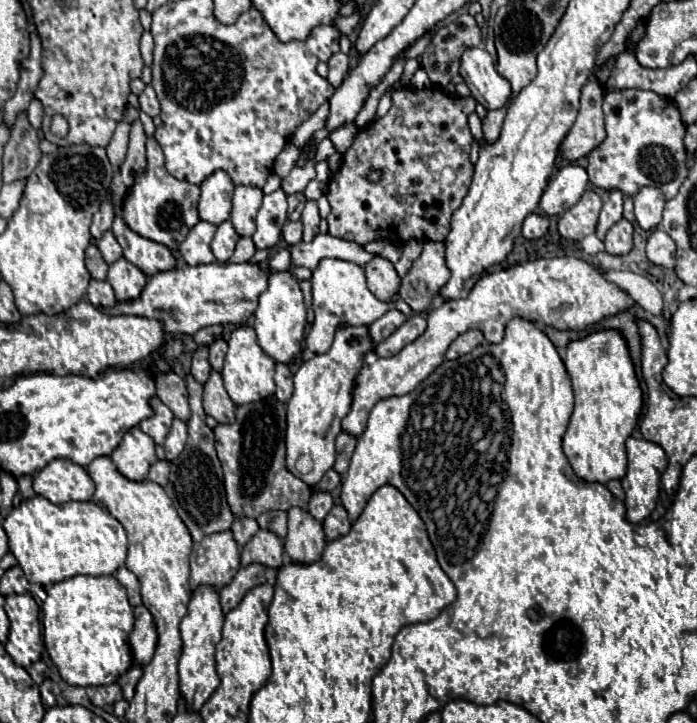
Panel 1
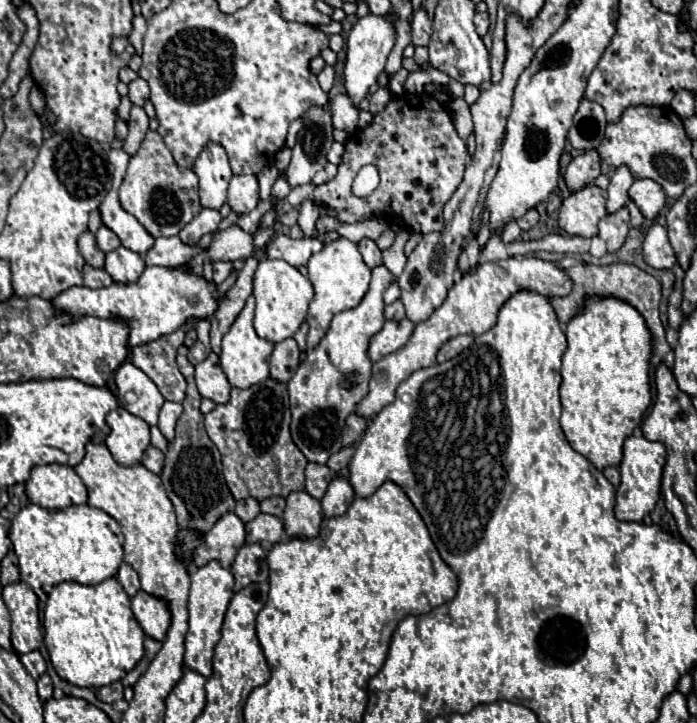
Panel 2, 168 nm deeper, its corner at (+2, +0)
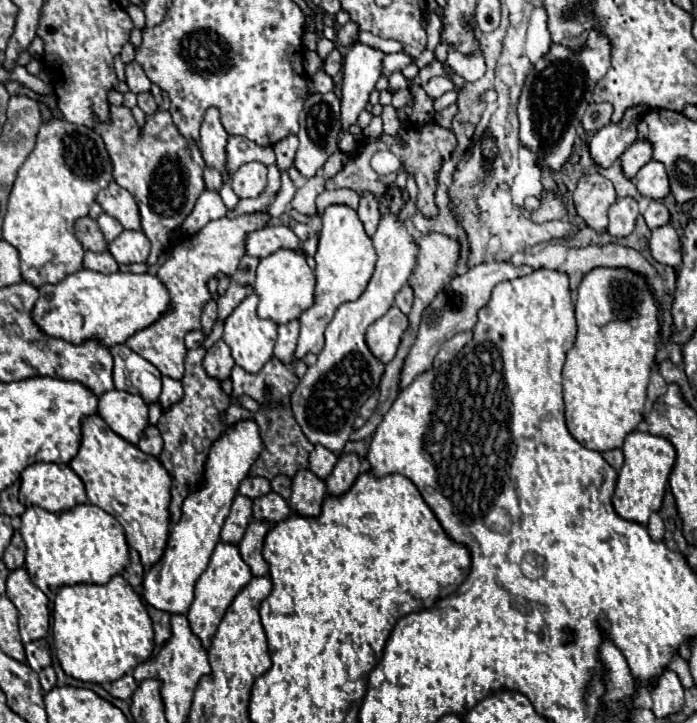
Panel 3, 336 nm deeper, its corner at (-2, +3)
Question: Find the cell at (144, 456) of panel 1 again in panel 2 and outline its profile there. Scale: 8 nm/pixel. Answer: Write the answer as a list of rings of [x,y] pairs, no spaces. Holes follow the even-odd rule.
[[[122,406],[112,410],[106,416],[106,422],[112,430],[106,438],[106,446],[114,460],[122,466],[138,464],[150,446],[150,426]]]

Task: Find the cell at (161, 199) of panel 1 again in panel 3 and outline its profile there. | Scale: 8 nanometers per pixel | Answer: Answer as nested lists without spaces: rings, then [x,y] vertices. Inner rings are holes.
[[[110,105],[110,119],[96,119],[94,131],[106,143],[112,161],[114,181],[120,187],[128,189],[138,203],[142,231],[152,241],[152,251],[146,259],[146,265],[150,267],[156,263],[158,255],[168,247],[170,233],[182,225],[200,193],[206,189],[202,179],[206,163],[198,149],[198,141],[182,137],[168,111],[158,109],[156,113],[146,115],[144,127],[138,127],[132,111],[124,105]]]

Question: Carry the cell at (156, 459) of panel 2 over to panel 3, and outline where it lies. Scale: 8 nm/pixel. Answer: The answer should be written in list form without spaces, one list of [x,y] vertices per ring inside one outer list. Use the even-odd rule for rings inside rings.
[[[148,425],[138,441],[138,449],[148,453],[148,455],[154,455],[158,457],[160,451],[162,451],[162,437],[160,437],[160,431],[156,425]]]

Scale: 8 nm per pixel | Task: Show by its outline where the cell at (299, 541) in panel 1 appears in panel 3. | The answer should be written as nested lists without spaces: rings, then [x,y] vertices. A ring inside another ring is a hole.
[[[300,469],[292,477],[290,507],[296,513],[304,517],[316,517],[320,513],[324,497],[326,497],[326,483],[324,479],[316,477],[310,469]]]

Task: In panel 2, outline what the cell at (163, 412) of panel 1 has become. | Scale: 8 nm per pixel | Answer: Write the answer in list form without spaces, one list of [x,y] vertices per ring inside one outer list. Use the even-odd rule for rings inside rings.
[[[124,362],[116,370],[116,390],[120,404],[134,416],[142,418],[148,426],[158,424],[158,412],[164,404],[156,384],[134,364]]]

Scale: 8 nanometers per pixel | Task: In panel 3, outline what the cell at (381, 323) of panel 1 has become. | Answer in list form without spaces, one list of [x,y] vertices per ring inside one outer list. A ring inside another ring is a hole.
[[[404,285],[404,287],[398,291],[398,295],[396,295],[396,307],[398,307],[404,315],[408,315],[410,309],[412,309],[412,301],[414,301],[414,291],[412,291],[410,285]]]

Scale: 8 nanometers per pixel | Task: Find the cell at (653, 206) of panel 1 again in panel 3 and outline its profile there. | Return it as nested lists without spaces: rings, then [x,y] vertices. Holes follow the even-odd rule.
[[[648,161],[634,177],[634,183],[638,187],[638,191],[646,197],[654,197],[654,199],[664,199],[670,193],[670,185],[668,185],[668,175],[666,169],[660,161]]]

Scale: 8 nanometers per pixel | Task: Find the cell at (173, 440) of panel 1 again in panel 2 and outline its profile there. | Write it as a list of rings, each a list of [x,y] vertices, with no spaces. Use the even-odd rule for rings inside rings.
[[[164,402],[162,410],[160,410],[158,428],[160,428],[160,432],[164,434],[164,438],[166,438],[168,442],[174,440],[174,426],[176,426],[180,414],[182,414],[182,404],[176,404],[176,402]]]

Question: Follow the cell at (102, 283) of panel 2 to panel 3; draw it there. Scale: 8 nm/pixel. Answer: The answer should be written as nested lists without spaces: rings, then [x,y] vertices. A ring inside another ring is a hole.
[[[86,251],[84,267],[90,271],[98,271],[98,273],[116,273],[118,271],[118,263],[110,251],[102,251],[102,253]]]

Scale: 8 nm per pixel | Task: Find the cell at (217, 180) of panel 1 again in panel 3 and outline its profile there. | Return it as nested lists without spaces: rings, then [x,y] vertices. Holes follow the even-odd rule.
[[[210,107],[204,113],[204,121],[200,127],[200,151],[206,161],[206,187],[216,191],[224,183],[224,177],[220,177],[220,165],[224,165],[224,137],[228,137],[228,133],[220,123],[220,113],[218,109]]]

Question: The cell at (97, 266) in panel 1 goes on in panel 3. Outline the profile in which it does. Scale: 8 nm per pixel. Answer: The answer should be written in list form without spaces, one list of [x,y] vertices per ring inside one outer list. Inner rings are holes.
[[[82,217],[82,219],[78,221],[78,225],[84,225],[84,227],[86,227],[86,233],[76,231],[76,237],[78,237],[78,241],[82,243],[82,247],[84,247],[86,251],[100,253],[100,251],[106,251],[106,249],[108,249],[108,243],[104,241],[104,235],[102,235],[102,231],[100,231],[100,227],[98,227],[98,223],[96,223],[94,219]]]

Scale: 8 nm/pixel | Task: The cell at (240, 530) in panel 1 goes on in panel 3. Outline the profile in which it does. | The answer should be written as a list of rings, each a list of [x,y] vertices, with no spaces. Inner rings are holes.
[[[246,477],[240,485],[240,491],[242,495],[250,497],[250,499],[256,499],[256,497],[262,497],[264,493],[270,493],[270,481],[266,477]]]

